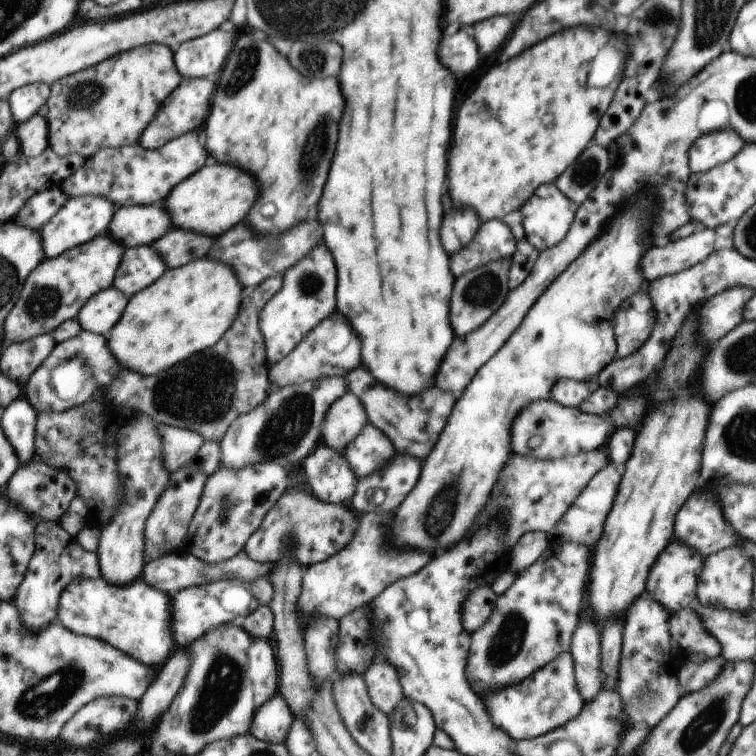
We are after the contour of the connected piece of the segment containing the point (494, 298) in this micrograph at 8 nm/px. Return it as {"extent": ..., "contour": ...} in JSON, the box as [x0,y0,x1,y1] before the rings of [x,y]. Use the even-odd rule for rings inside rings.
{"extent":[450,257,510,336],"contour":[[[510,257],[492,261],[456,278],[450,300],[450,320],[452,320],[452,330],[458,336],[464,336],[470,330],[478,328],[480,324],[484,324],[502,306],[510,289],[507,285],[510,262]]]}

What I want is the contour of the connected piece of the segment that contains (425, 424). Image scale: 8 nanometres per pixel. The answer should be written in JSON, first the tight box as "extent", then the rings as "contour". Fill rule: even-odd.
{"extent":[346,368,456,460],"contour":[[[362,368],[349,372],[346,378],[347,390],[352,391],[362,400],[362,404],[368,412],[370,424],[380,428],[390,438],[396,452],[412,454],[418,460],[424,460],[430,454],[430,450],[434,448],[434,440],[444,430],[448,416],[456,402],[450,392],[442,392],[438,388],[426,388],[414,396],[396,394],[394,390],[388,390],[386,386],[376,382],[376,378],[372,378],[372,374]]]}

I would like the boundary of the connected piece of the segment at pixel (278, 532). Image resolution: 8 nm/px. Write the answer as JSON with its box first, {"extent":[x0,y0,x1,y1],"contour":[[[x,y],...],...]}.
{"extent":[244,486,358,566],"contour":[[[301,486],[287,488],[266,513],[260,528],[246,541],[244,552],[256,562],[277,563],[282,557],[294,556],[302,566],[326,560],[328,556],[348,546],[354,538],[358,518],[344,504],[327,503],[304,491]]]}

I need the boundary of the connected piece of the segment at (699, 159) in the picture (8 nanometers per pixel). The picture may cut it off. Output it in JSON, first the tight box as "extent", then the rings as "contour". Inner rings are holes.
{"extent":[690,129,746,173],"contour":[[[724,129],[702,136],[690,148],[690,170],[692,173],[708,172],[710,168],[728,162],[746,144],[732,129]]]}

